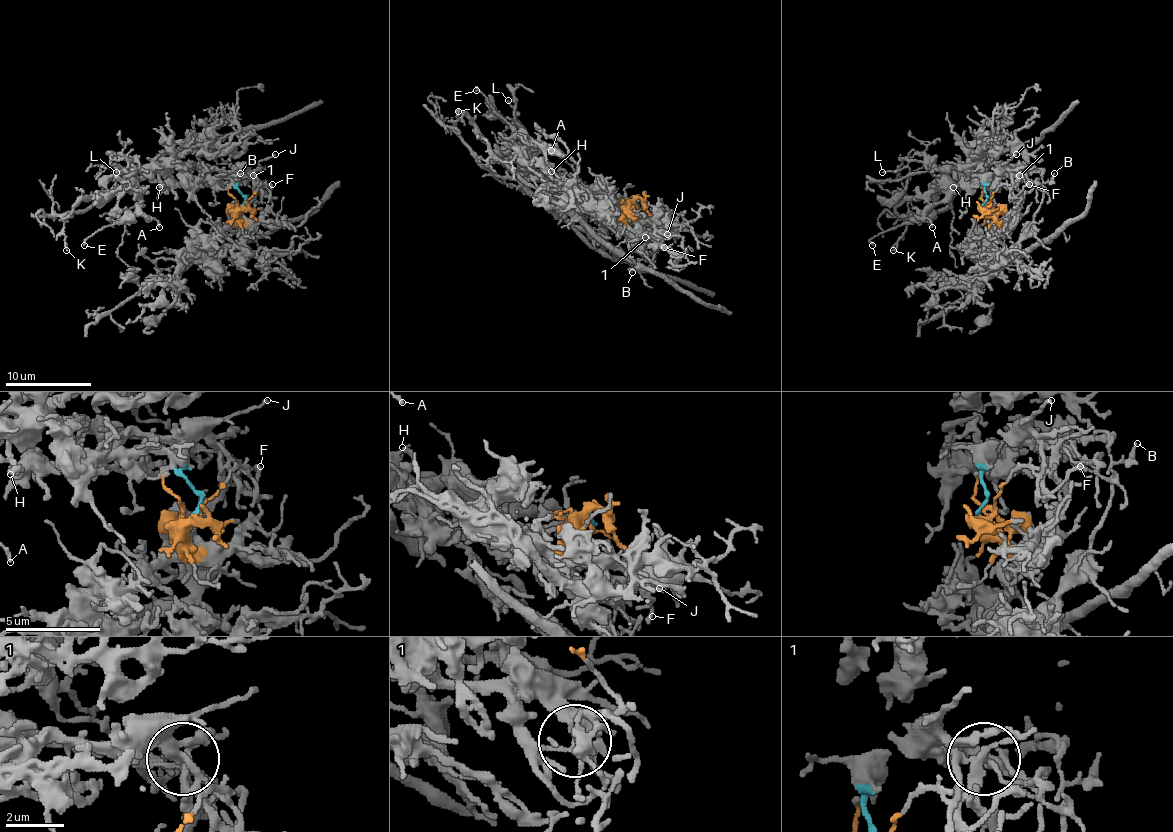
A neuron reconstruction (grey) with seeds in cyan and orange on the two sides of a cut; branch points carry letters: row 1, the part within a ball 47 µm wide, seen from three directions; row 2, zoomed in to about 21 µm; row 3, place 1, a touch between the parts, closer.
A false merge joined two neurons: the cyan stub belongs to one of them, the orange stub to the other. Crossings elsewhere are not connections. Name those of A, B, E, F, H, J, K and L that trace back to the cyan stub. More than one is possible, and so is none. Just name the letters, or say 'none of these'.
A, B, E, F, H, J, K, L

